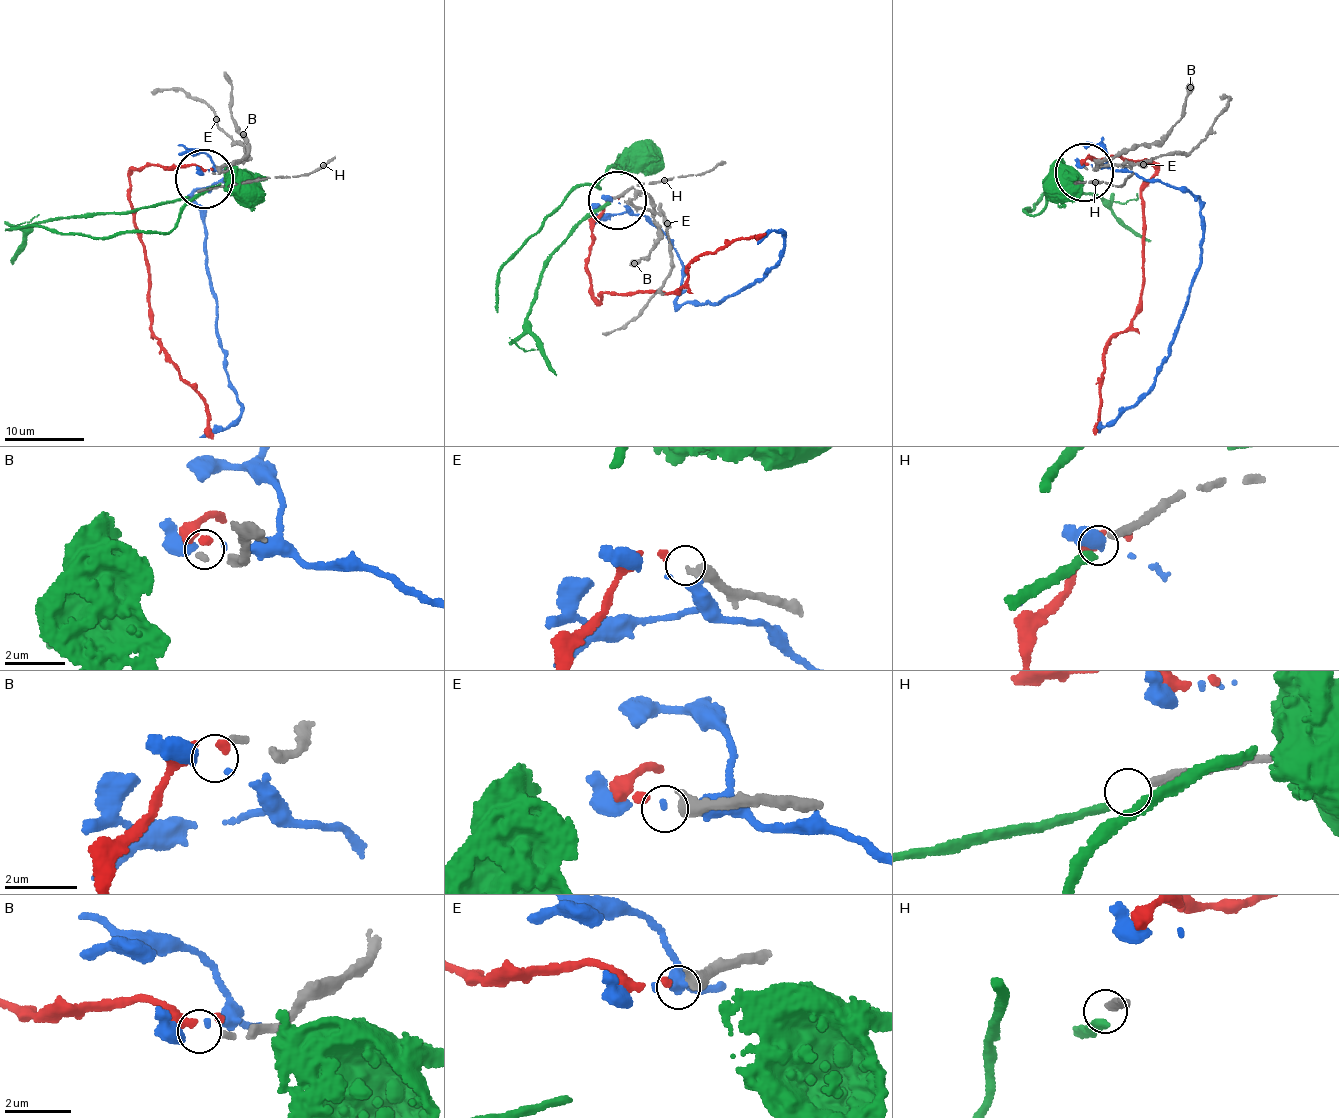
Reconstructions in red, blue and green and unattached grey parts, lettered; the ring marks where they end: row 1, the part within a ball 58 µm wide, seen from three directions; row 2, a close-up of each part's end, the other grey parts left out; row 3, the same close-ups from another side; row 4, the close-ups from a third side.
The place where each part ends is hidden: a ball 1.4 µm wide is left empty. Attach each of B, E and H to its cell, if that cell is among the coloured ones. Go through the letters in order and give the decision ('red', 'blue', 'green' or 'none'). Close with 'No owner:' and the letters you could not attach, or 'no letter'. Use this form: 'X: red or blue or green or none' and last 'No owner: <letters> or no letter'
B: blue
E: red
H: none
No owner: H

